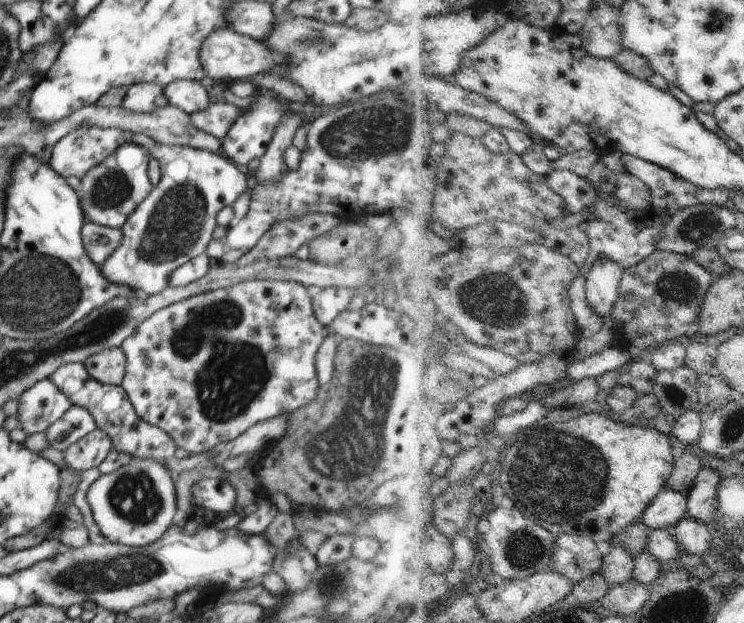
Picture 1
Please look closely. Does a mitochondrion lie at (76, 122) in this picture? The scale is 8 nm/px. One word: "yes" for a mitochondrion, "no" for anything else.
no

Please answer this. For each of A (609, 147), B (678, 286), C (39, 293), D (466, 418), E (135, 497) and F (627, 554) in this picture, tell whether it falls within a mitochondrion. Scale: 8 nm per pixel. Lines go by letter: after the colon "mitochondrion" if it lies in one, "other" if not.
A: other
B: mitochondrion
C: mitochondrion
D: other
E: mitochondrion
F: other

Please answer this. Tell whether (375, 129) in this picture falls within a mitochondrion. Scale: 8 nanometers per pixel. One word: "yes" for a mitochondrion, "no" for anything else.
yes

